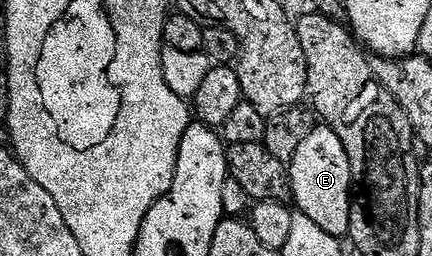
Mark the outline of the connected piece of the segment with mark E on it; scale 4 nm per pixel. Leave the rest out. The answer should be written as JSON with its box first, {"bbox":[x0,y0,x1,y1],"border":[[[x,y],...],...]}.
{"bbox":[288,123,352,238],"border":[[[325,123],[319,124],[300,143],[296,155],[288,162],[290,170],[290,192],[297,212],[308,215],[312,223],[317,223],[328,235],[345,238],[350,231],[350,199],[352,182],[348,151],[340,143],[340,135],[332,131]]]}

